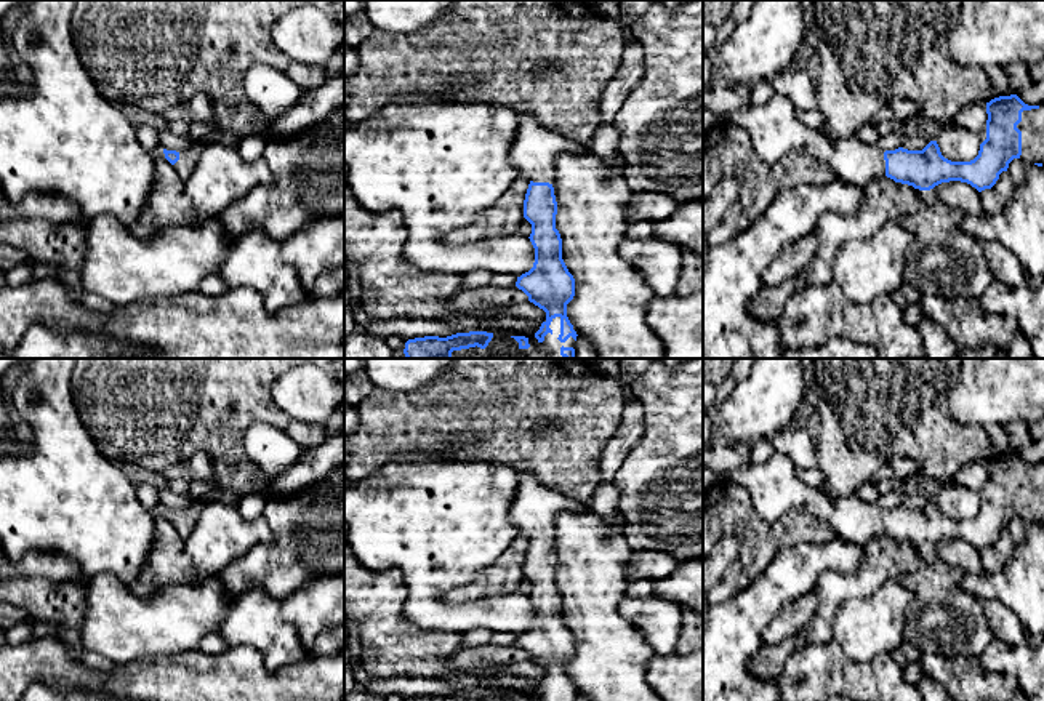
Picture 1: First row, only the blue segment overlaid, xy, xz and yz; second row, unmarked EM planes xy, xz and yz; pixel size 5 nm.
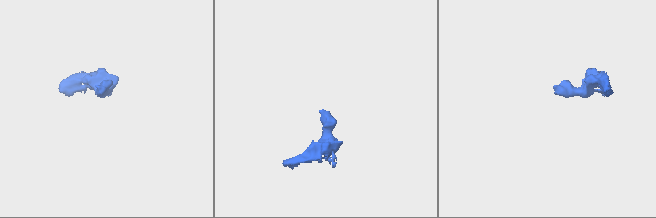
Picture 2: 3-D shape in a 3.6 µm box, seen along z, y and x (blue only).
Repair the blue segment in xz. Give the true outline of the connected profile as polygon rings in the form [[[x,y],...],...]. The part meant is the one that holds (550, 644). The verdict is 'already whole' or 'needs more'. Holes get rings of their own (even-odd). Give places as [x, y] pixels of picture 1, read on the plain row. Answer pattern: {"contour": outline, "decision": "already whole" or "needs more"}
{"contour": [[[519,471],[519,487],[509,511],[509,520],[516,527],[519,535],[525,535],[530,539],[524,559],[524,576],[532,583],[532,592],[528,597],[535,607],[535,621],[528,631],[517,635],[516,645],[528,655],[530,661],[533,661],[535,664],[538,664],[546,671],[546,677],[540,682],[535,682],[536,691],[532,698],[528,698],[528,701],[575,701],[578,695],[576,690],[573,688],[572,680],[567,675],[567,663],[575,655],[575,637],[568,631],[562,618],[562,597],[559,589],[556,587],[557,560],[554,554],[552,539],[556,536],[557,515],[560,512],[580,511],[580,509],[581,509],[580,501],[575,501],[552,488],[546,488],[530,472]]], "decision": "needs more"}

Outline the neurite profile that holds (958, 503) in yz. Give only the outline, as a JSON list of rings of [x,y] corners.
[[[953,482],[942,483],[935,499],[942,514],[951,520],[970,520],[980,509],[978,493]]]

